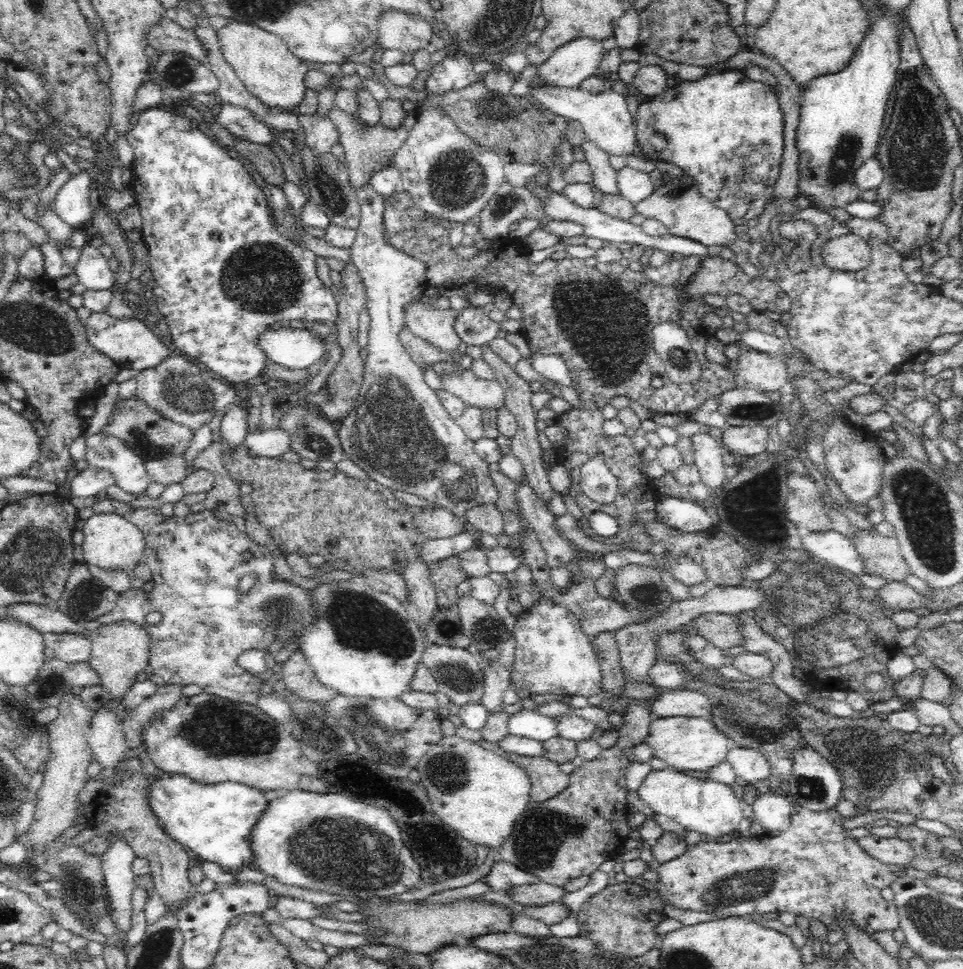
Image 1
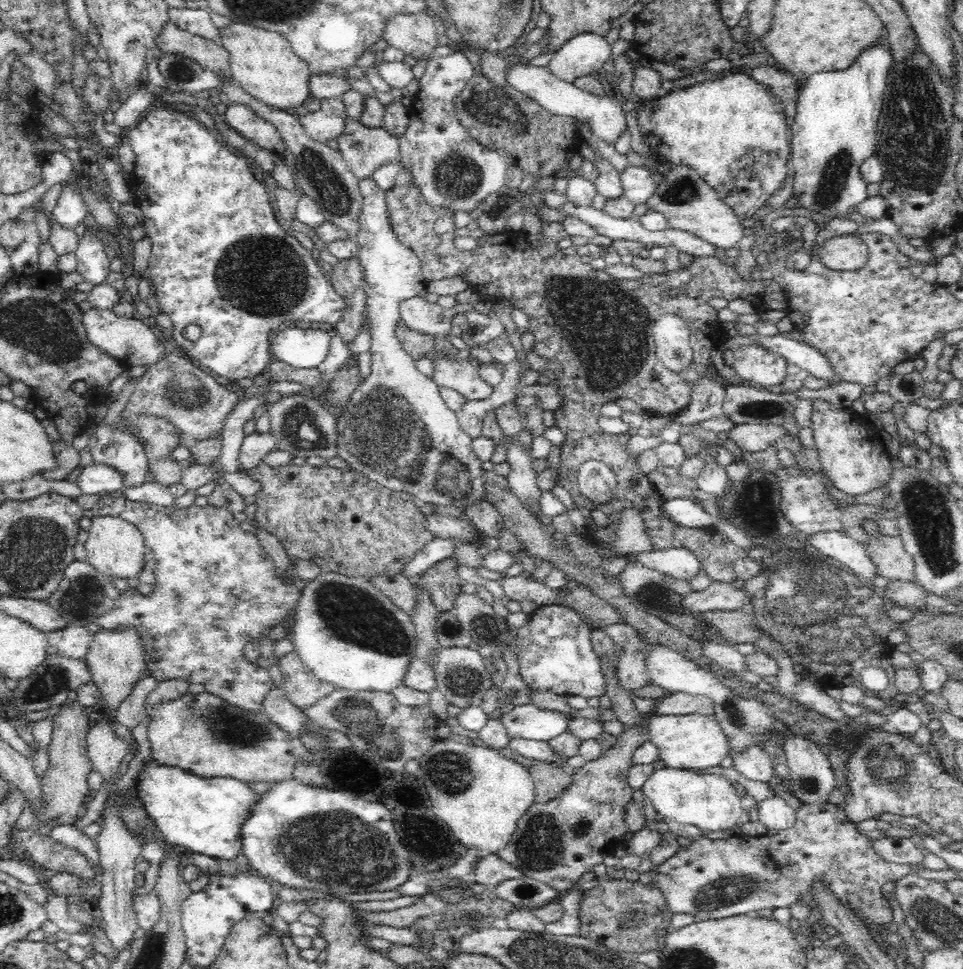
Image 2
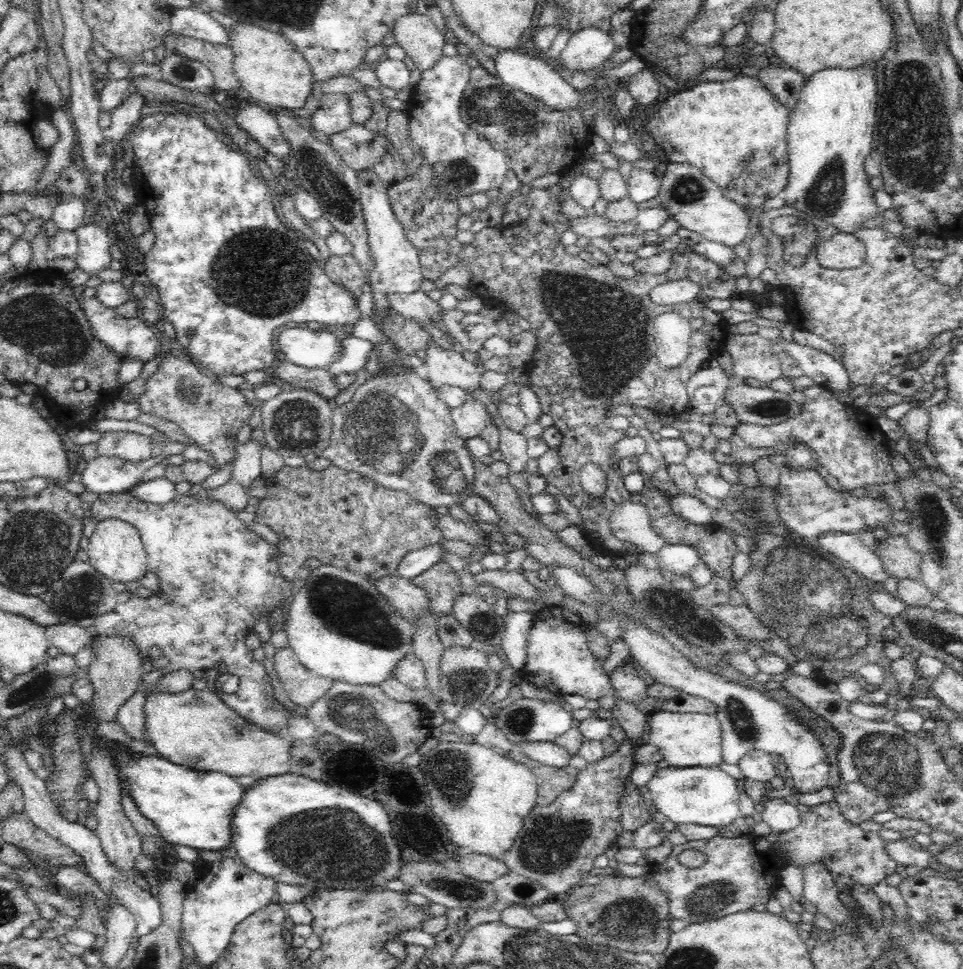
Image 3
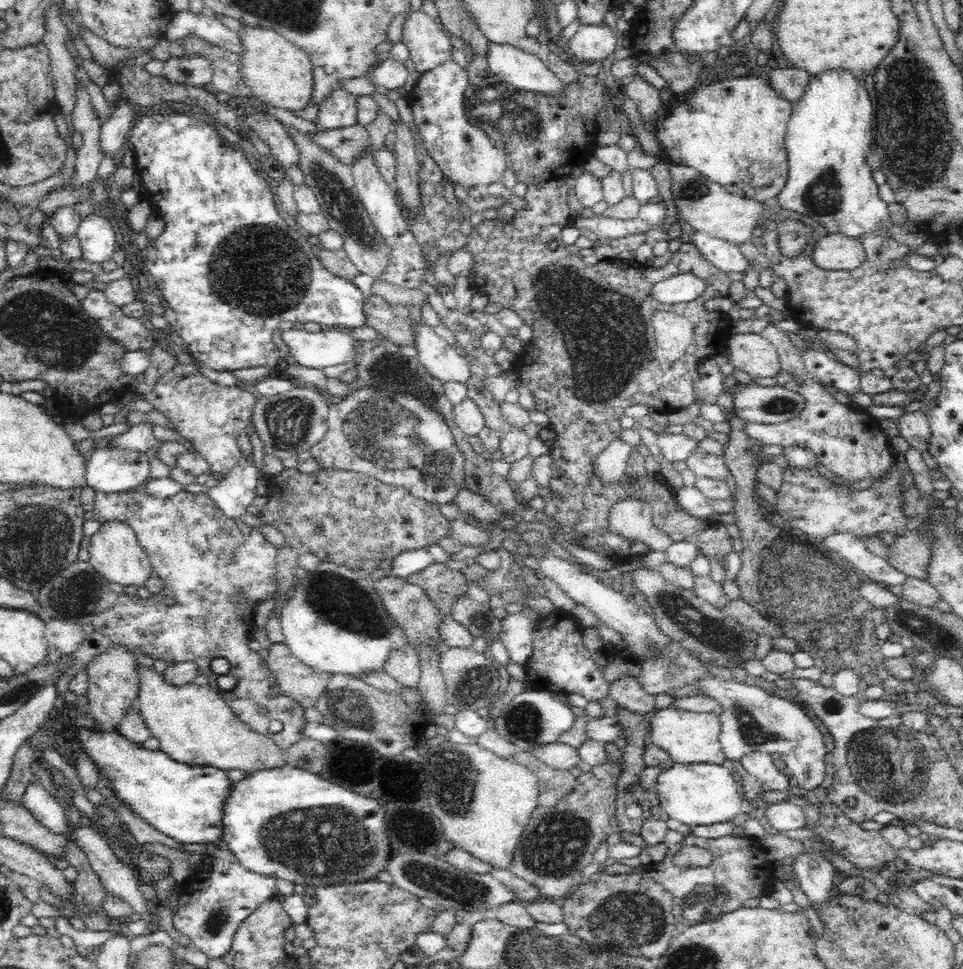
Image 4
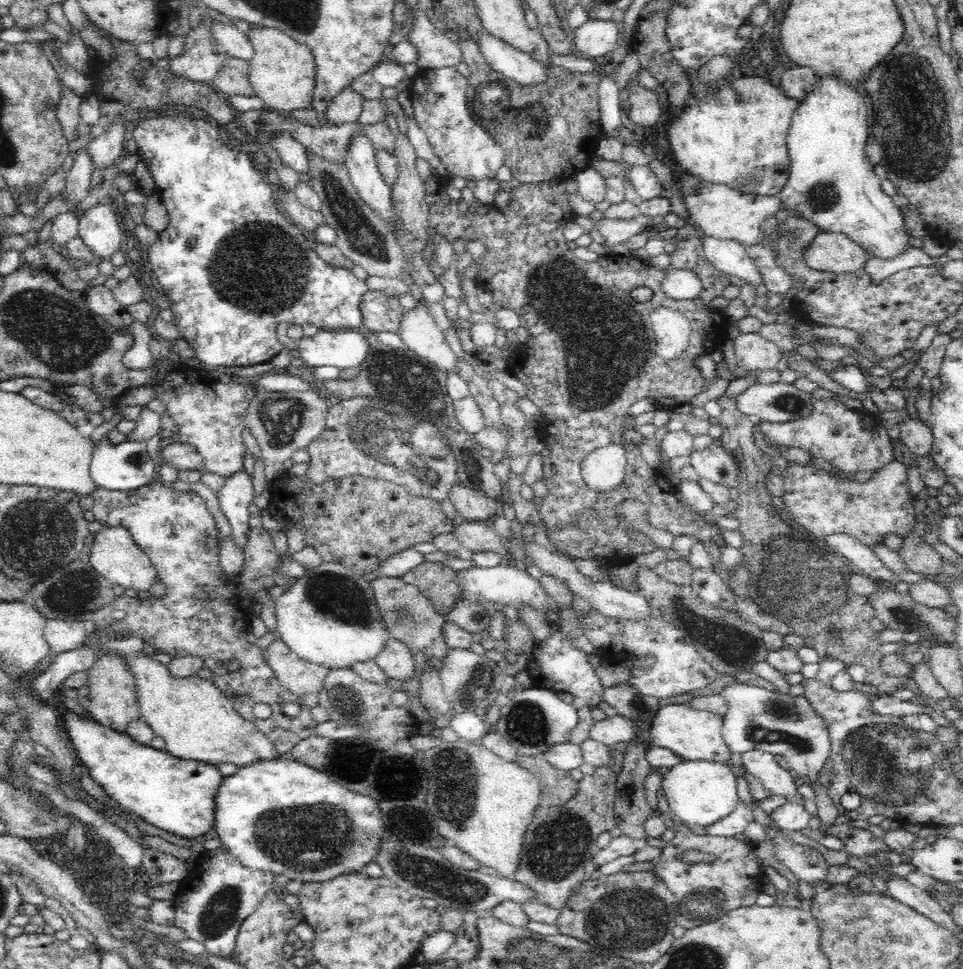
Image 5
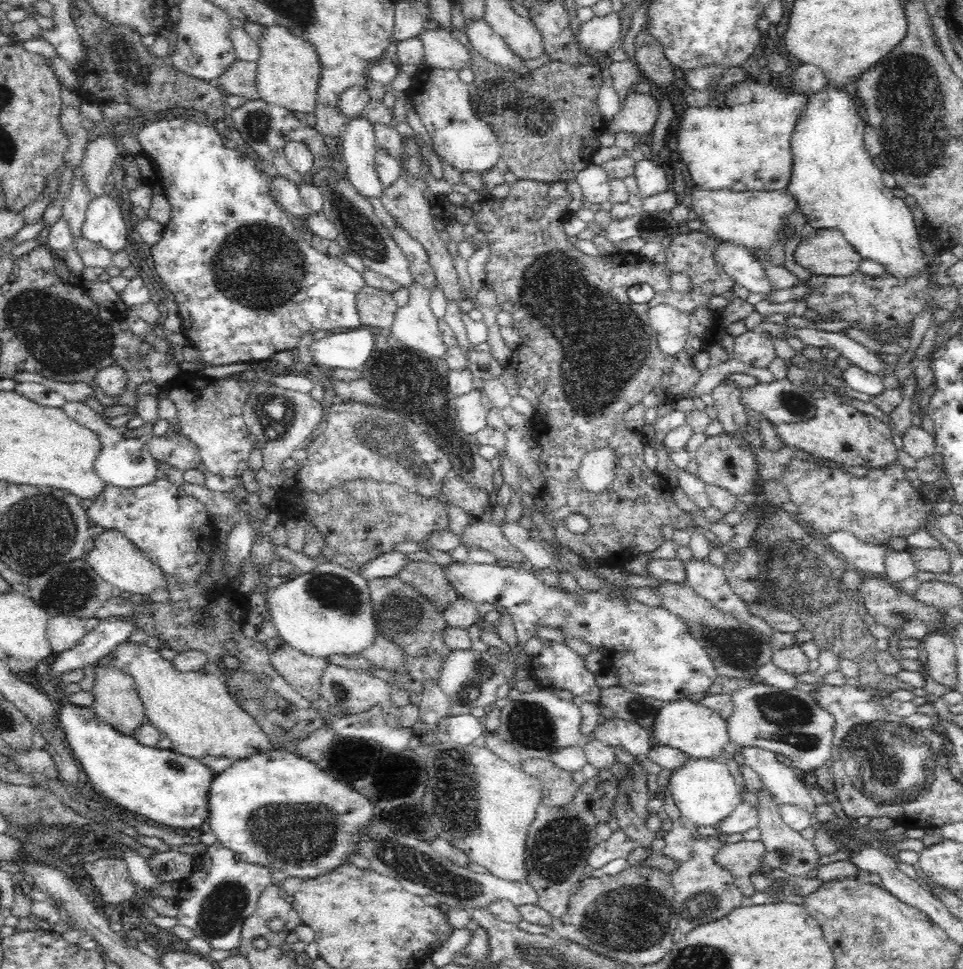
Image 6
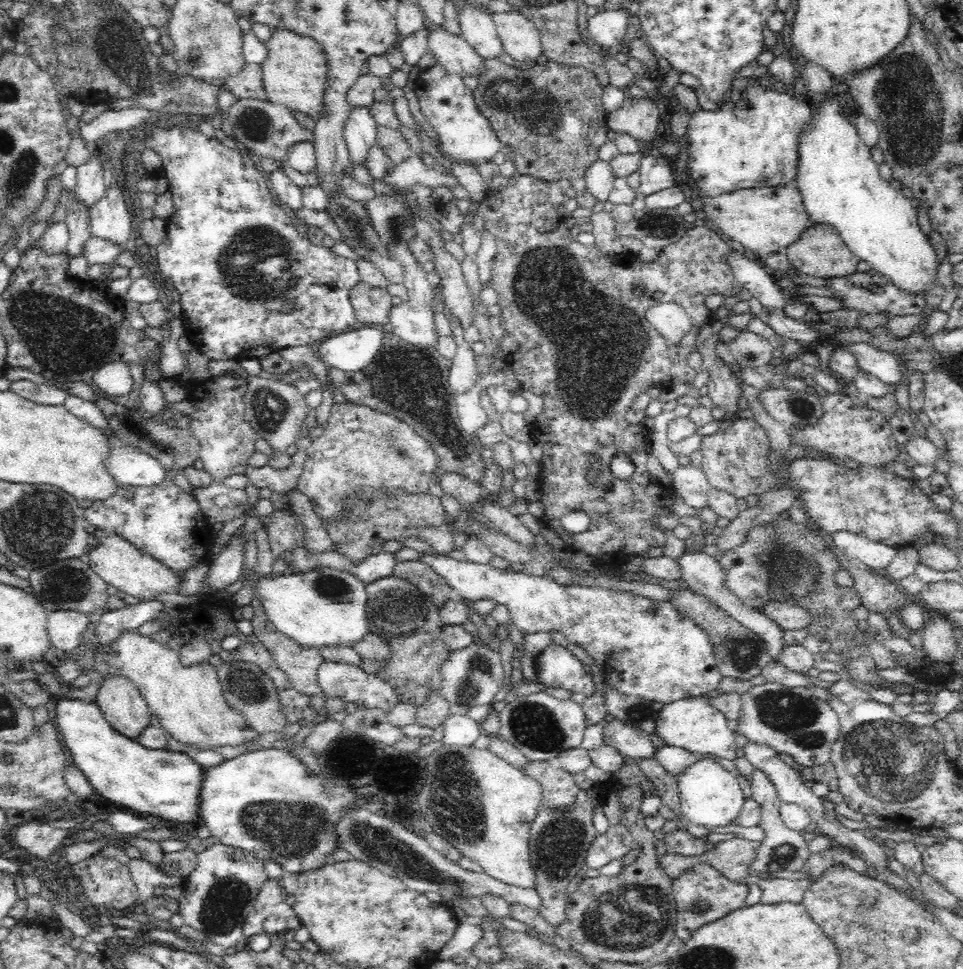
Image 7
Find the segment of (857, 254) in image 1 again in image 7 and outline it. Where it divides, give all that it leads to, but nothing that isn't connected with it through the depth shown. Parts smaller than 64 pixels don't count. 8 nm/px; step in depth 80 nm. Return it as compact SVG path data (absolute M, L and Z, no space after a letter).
M814 224L809 229L804 230L790 246L783 250L792 267L800 273L808 276L818 276L818 278L831 279L832 277L848 276L857 271L859 258L852 254L847 244L841 239L840 233L832 226Z

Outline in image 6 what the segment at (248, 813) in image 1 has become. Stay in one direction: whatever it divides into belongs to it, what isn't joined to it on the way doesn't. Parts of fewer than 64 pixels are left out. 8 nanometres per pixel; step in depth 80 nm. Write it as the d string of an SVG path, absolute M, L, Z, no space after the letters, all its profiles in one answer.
M64 702L56 714L57 726L65 734L66 745L72 748L74 758L86 772L90 786L95 792L117 806L150 818L150 822L168 824L174 828L196 828L208 818L208 799L211 782L216 772L201 760L172 752L170 749L152 748L140 744L133 736L126 736L114 727L97 718L92 706L79 706Z

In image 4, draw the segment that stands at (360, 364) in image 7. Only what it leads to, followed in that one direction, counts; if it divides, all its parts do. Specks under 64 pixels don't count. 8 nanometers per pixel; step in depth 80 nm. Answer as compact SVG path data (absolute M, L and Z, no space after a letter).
M323 328L314 334L306 329L288 329L281 332L281 337L290 346L292 358L305 368L341 366L359 354L350 333L337 329Z

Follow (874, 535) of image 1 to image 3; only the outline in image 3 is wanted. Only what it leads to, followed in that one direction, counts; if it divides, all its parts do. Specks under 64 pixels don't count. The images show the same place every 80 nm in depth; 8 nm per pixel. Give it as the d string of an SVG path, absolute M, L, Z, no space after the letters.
M891 535L885 541L878 541L874 551L888 575L898 579L919 580L921 556L908 547L904 535Z

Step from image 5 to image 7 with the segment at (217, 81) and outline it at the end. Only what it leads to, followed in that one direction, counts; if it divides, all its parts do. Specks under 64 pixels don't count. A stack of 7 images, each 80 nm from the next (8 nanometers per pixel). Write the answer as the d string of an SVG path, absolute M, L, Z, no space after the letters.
M246 63L242 70L238 70L232 76L226 76L226 88L239 98L254 98L266 100L264 87L261 86L262 70L261 65Z

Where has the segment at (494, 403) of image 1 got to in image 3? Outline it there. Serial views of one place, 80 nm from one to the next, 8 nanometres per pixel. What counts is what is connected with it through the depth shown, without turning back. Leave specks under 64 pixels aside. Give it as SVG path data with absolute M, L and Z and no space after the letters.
M432 342L422 355L428 369L429 380L434 388L438 386L456 386L467 395L480 390L480 368L464 359L463 354L444 350Z

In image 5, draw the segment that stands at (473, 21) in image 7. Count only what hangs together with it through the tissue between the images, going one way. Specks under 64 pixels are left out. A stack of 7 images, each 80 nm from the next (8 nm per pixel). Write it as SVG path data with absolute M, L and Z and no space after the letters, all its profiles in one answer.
M485 32L480 33L476 43L486 62L492 65L494 70L502 73L508 82L514 80L526 86L541 84L545 81L546 64L534 60L525 52Z

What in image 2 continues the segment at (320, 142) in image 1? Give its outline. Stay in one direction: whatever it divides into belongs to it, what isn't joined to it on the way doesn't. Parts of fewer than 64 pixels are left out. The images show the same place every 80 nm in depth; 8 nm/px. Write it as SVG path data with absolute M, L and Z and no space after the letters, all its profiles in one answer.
M334 97L321 99L320 108L316 112L299 117L308 137L327 144L328 140L340 136L344 130L346 116L342 99Z

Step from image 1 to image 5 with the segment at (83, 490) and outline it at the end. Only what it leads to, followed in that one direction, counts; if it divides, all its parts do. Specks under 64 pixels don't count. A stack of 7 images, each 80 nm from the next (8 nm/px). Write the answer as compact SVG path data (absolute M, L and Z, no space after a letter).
M104 436L95 446L90 462L90 477L92 481L104 490L130 491L151 484L157 477L154 461L144 442L120 442L114 444Z

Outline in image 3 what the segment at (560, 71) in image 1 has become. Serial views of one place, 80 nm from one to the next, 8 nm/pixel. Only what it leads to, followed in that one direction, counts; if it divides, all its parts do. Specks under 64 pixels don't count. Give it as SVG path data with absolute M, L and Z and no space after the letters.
M586 28L570 37L558 56L558 67L582 72L600 71L604 60L608 60L615 50L610 32Z

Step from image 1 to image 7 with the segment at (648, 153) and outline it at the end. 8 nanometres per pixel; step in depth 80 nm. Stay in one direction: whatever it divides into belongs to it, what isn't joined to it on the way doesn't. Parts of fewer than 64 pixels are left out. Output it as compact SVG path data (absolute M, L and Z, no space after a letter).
M752 85L748 87L748 92L744 94L744 98L740 102L729 101L720 105L716 110L712 112L694 112L690 114L690 124L688 127L688 150L690 150L690 160L688 160L688 166L690 166L690 174L692 174L693 180L702 191L706 191L708 196L716 196L719 193L732 192L736 189L747 189L754 187L783 187L794 181L796 178L796 170L798 168L798 151L797 151L797 136L801 133L801 128L809 121L810 113L812 112L812 107L810 105L809 98L806 100L798 100L796 97L788 95L784 92L783 88L775 90L767 90L766 87L762 85Z

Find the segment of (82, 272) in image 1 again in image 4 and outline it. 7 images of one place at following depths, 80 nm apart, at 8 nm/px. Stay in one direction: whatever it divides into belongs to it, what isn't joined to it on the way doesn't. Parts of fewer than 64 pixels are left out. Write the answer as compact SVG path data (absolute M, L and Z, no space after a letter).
M99 211L82 220L75 234L80 239L81 257L94 264L102 264L112 258L118 248L116 232L112 224Z

